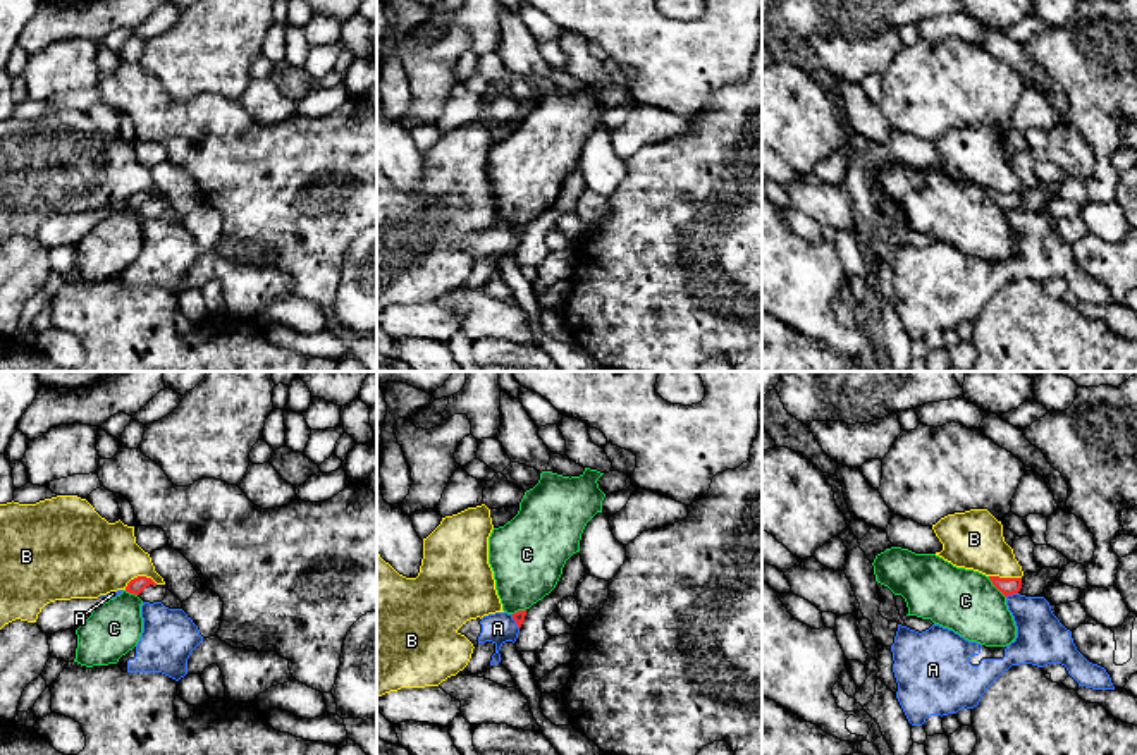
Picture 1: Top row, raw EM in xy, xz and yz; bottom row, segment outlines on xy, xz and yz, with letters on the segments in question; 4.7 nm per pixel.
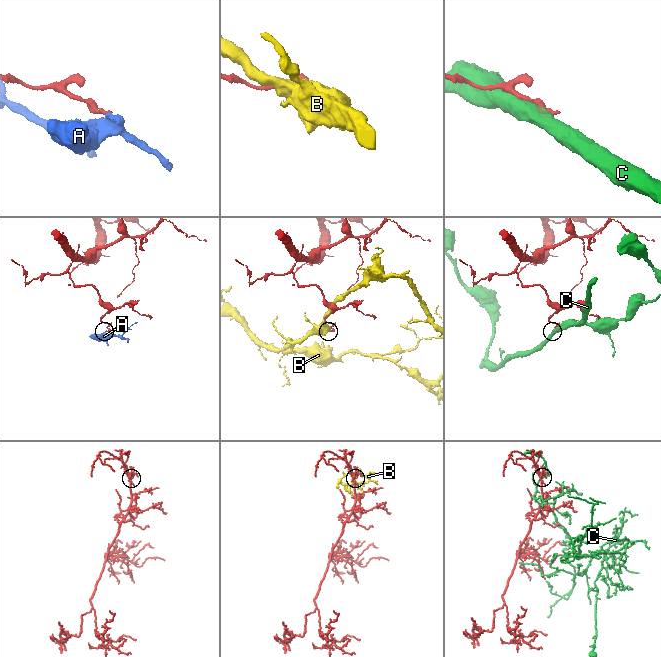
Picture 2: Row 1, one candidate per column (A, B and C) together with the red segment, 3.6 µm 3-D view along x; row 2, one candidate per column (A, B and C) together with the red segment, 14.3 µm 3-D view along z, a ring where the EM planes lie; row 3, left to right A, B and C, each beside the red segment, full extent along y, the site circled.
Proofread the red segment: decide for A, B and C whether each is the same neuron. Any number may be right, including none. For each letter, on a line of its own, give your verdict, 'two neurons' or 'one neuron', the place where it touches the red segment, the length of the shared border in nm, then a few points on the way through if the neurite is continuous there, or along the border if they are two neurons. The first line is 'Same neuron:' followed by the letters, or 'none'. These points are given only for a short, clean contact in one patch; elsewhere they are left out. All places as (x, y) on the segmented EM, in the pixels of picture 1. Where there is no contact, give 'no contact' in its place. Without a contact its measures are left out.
Same neuron: none
A: two neurons | yz (1012, 594) | 60 nm | along yz (1017, 592), (1007, 597)
B: two neurons | xy (140, 576) | 160 nm | along xy (157, 583), (145, 576), (135, 576), (124, 589)
C: two neurons | yz (995, 585) | 130 nm

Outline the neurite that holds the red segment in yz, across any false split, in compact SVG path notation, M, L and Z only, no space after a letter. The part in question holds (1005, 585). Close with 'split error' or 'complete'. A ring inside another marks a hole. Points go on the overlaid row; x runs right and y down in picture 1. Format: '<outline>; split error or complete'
M989 576L989 580L1005 597L1018 593L1022 588L1022 578Z; complete

